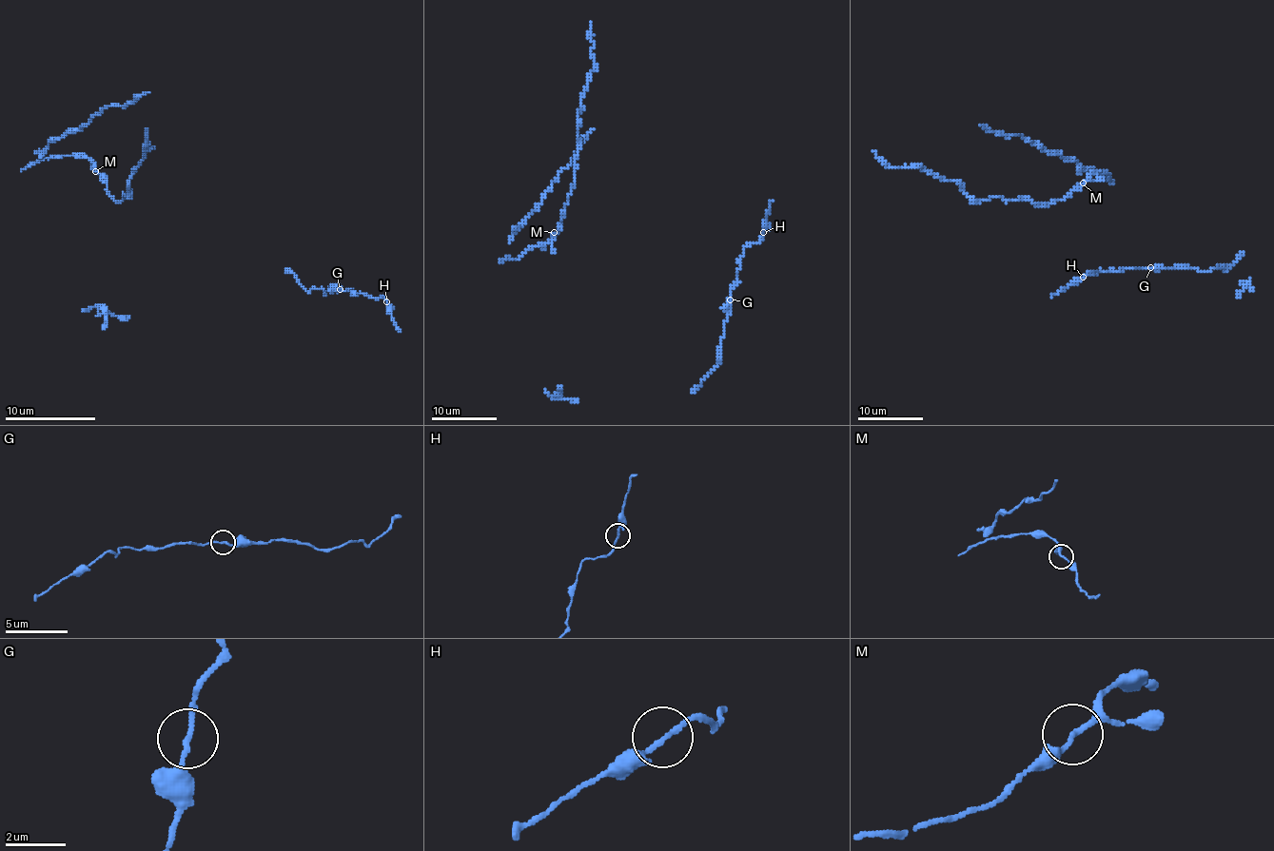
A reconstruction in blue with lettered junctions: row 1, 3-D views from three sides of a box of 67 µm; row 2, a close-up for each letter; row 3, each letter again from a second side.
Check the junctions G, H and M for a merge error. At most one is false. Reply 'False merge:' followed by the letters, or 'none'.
False merge: none

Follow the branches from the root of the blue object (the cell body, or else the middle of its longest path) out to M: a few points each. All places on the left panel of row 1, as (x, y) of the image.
M: (121, 201), (109, 194), (107, 183), (95, 171)

